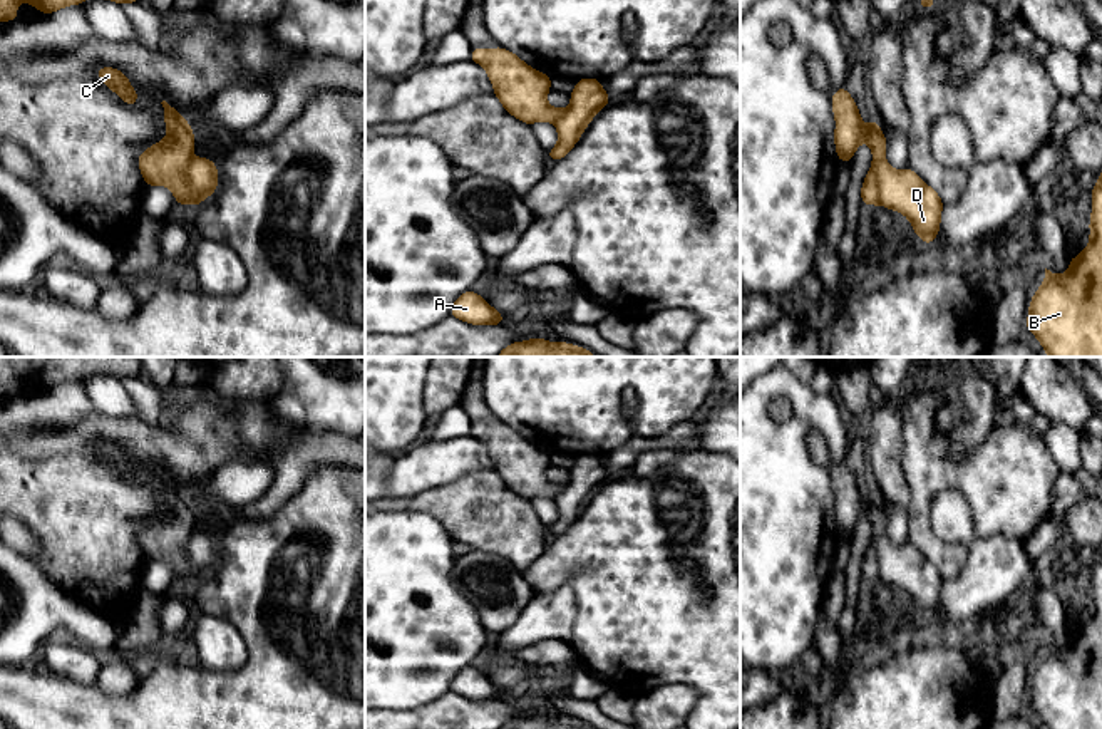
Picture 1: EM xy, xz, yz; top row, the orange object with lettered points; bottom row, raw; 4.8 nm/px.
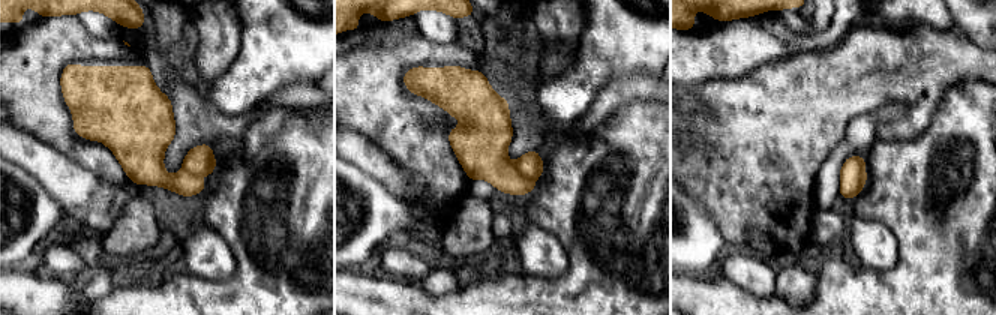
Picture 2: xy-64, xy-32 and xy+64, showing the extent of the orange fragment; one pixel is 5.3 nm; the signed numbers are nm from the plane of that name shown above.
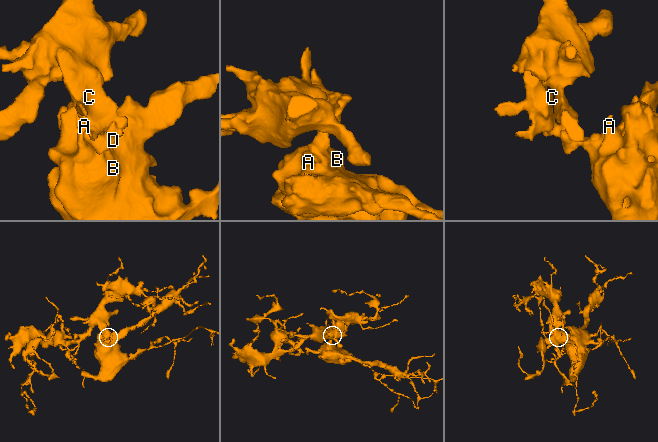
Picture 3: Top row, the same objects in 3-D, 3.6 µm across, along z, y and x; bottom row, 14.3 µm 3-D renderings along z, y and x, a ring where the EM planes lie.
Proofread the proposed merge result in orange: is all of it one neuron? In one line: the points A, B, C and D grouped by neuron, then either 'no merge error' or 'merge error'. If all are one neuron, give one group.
A B D / C | merge error

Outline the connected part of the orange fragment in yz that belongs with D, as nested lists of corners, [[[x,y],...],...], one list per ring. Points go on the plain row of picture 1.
[[[886,535],[876,541],[879,580],[901,587],[913,600],[914,608],[928,620],[940,607],[943,576],[911,545],[893,545]]]

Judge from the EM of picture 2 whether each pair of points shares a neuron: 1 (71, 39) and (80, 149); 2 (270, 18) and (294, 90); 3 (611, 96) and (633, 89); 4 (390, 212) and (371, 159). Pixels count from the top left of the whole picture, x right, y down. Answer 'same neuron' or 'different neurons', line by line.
1: same neuron
2: different neurons
3: same neuron
4: different neurons

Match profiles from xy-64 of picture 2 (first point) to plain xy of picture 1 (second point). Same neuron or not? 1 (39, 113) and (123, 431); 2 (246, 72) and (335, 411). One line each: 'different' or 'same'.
1: same
2: same

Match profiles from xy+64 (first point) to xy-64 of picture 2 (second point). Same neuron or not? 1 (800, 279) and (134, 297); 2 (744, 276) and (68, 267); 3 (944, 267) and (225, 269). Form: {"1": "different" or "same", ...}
{"1": "different", "2": "same", "3": "different"}

